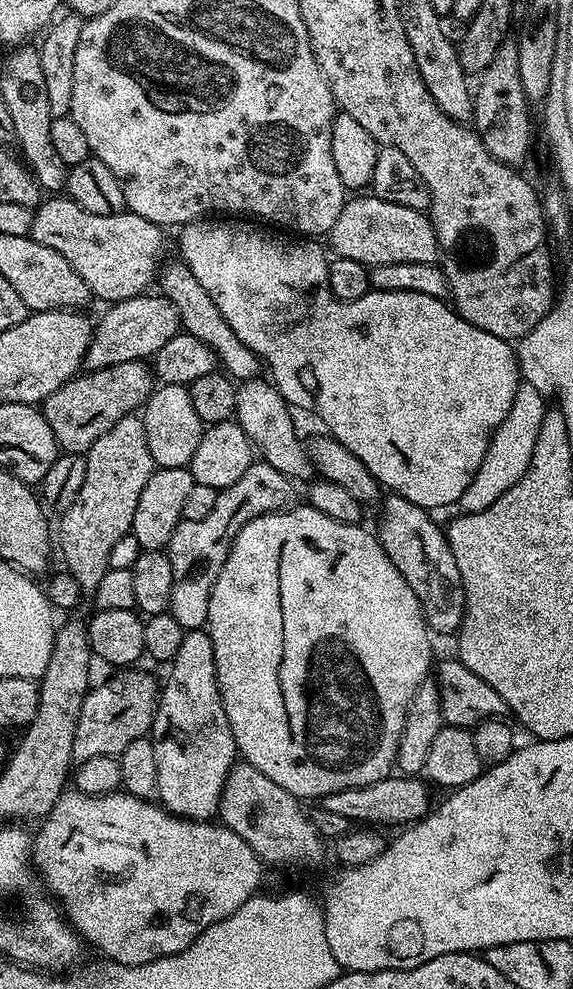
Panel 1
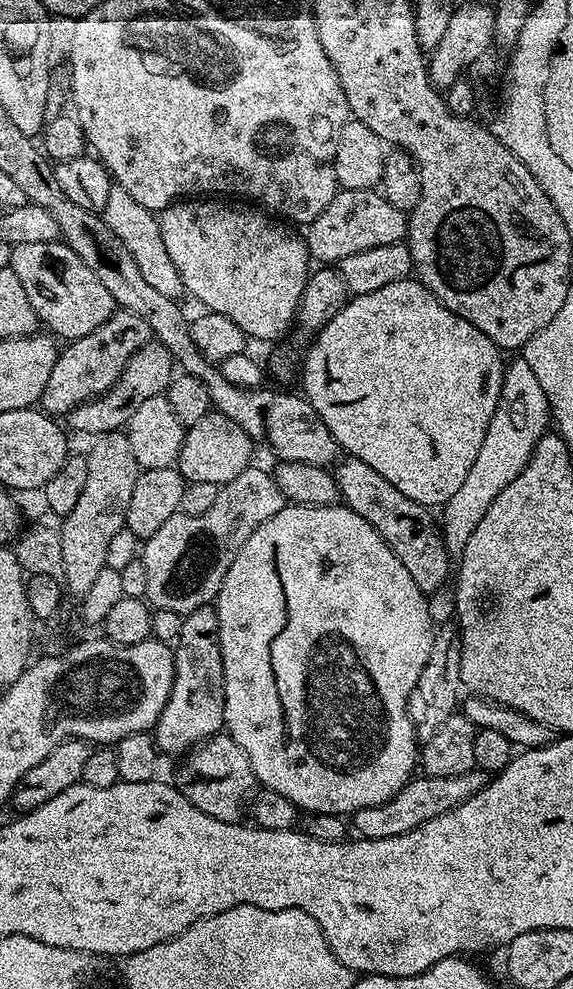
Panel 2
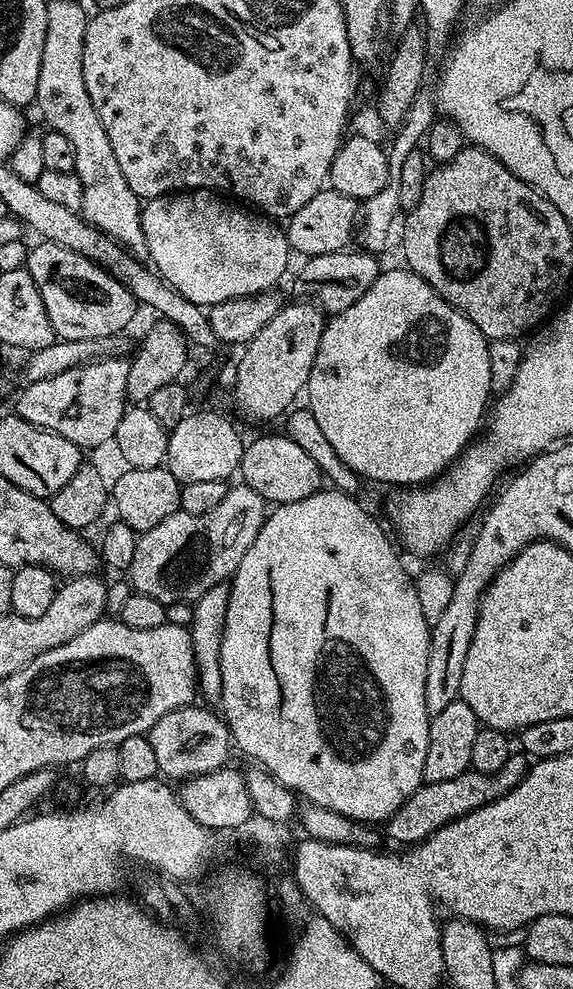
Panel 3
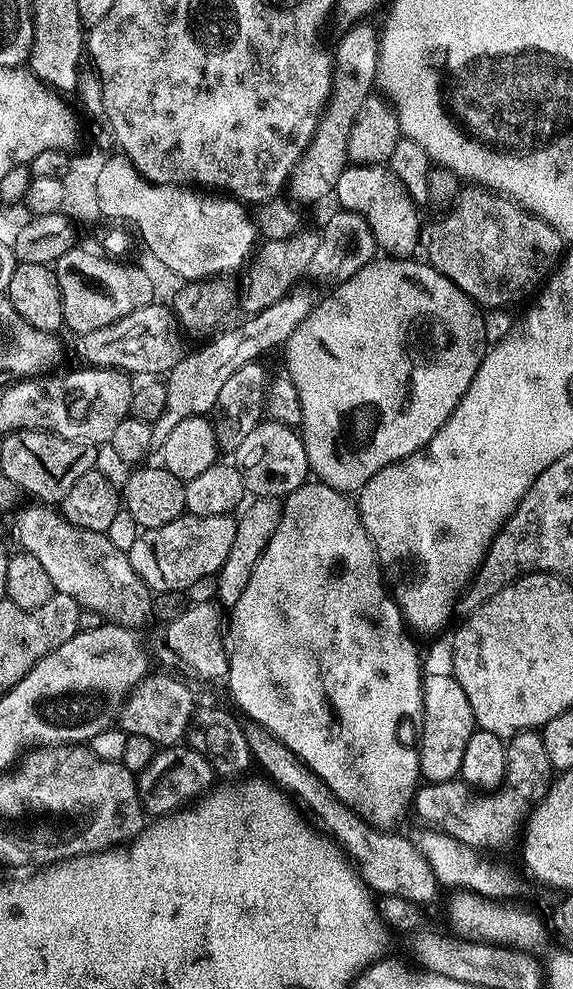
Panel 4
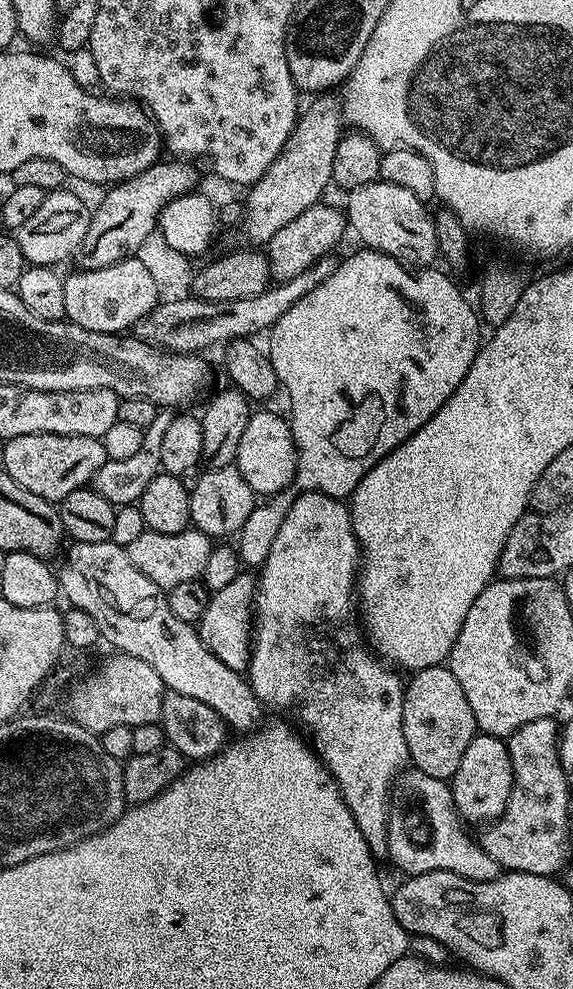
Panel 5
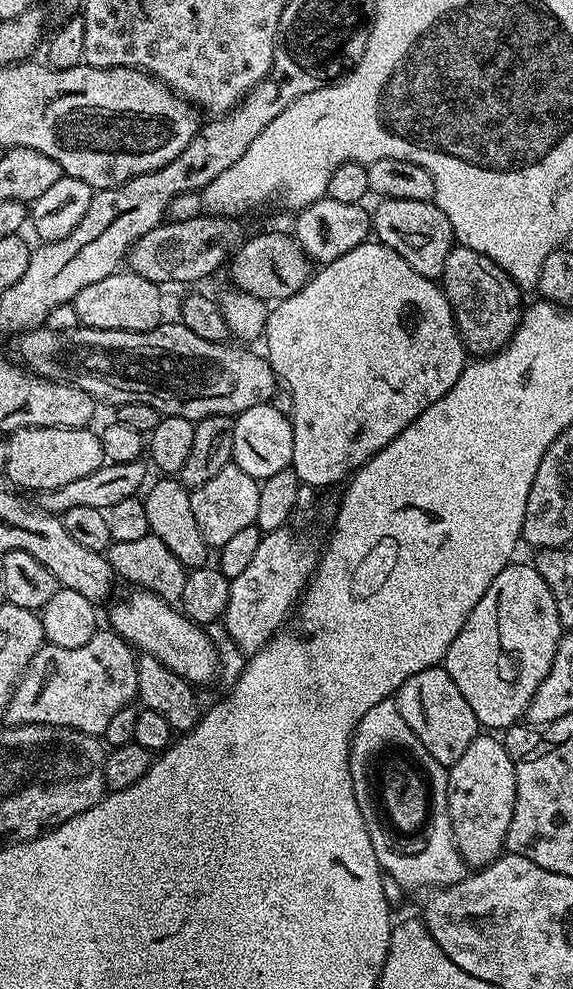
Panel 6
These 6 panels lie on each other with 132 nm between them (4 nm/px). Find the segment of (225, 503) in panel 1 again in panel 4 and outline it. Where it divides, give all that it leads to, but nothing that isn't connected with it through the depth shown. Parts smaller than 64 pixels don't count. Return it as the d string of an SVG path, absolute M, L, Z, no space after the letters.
M187 514L166 522L166 526L145 528L128 552L130 566L153 593L179 592L184 594L199 579L208 580L220 571L230 546L234 543L237 517L229 514L189 516Z

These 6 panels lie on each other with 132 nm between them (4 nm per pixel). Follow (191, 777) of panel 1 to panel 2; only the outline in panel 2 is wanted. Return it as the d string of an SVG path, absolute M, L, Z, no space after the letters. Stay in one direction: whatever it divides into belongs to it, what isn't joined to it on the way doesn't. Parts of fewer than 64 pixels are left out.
M204 604L198 610L187 613L182 622L182 634L174 645L174 686L170 686L170 698L162 710L154 729L156 747L165 757L183 757L198 744L212 739L224 728L224 667L220 649L218 614L212 604Z

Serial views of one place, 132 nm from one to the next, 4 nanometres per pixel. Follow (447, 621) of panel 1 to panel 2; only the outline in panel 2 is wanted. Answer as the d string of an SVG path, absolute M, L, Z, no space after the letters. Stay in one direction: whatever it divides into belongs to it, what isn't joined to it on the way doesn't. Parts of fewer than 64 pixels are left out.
M345 455L335 465L334 475L340 491L340 500L347 507L362 514L362 518L366 518L366 522L370 522L370 526L378 530L386 546L394 550L398 562L406 566L406 571L410 573L410 578L414 578L416 585L426 594L441 591L447 585L444 583L447 580L449 583L450 580L450 557L448 548L444 545L441 529L438 527L437 517L435 520L432 517L433 513L423 504L406 498L406 494L402 494L398 486L390 486L390 482L386 482L386 478L378 474L378 470L366 466L366 462L358 458Z

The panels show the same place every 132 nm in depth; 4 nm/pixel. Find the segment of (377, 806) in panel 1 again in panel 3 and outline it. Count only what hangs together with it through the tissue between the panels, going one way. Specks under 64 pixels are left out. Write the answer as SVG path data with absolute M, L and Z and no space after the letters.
M509 754L506 763L497 772L477 772L469 770L458 774L458 778L450 778L447 782L430 782L421 784L420 789L386 821L388 836L400 846L419 844L433 836L442 826L494 802L498 797L504 796L511 788L518 786L522 778L528 773L530 760L527 755Z

